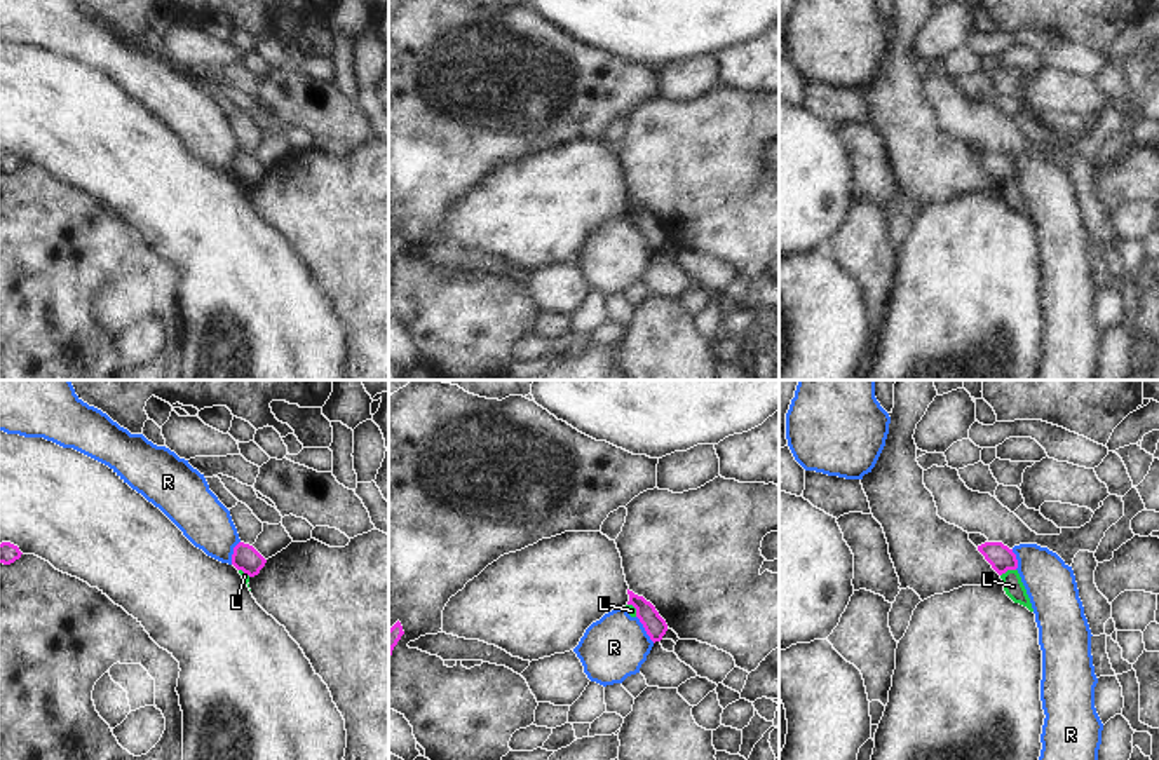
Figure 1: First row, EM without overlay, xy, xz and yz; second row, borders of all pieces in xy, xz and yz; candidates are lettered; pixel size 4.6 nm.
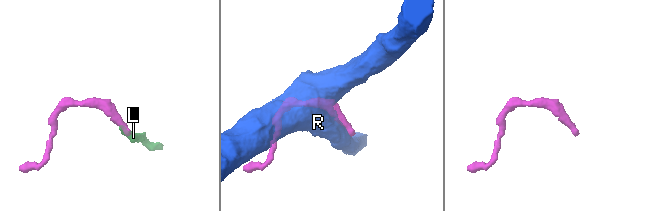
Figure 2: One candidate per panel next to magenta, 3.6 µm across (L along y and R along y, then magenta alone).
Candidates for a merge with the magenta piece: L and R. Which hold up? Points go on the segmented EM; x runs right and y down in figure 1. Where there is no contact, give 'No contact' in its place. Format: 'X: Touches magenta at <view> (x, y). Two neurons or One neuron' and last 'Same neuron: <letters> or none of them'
L: Touches magenta at yz (1008, 569). Two neurons
R: Touches magenta at xz (645, 630). Two neurons
Same neuron: none of them.

